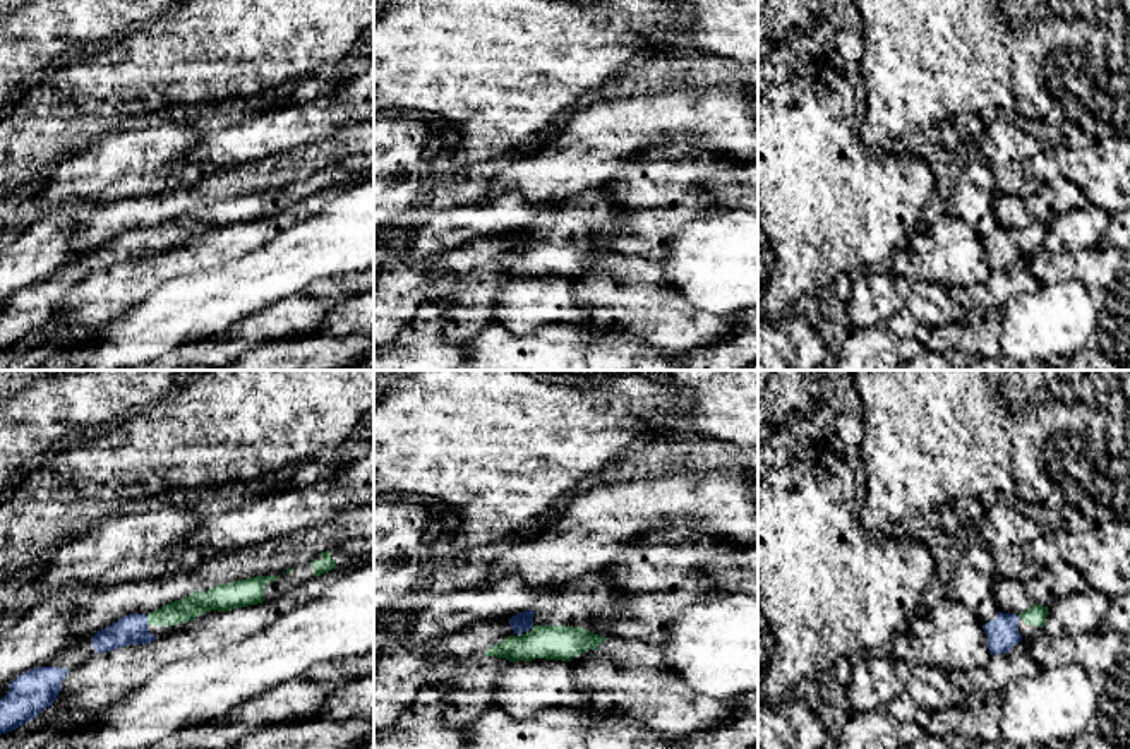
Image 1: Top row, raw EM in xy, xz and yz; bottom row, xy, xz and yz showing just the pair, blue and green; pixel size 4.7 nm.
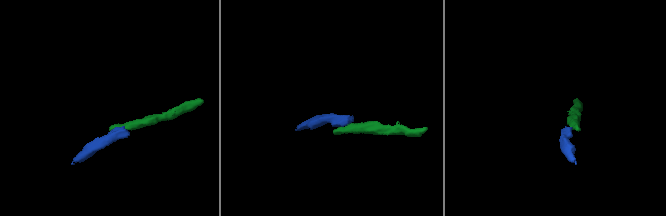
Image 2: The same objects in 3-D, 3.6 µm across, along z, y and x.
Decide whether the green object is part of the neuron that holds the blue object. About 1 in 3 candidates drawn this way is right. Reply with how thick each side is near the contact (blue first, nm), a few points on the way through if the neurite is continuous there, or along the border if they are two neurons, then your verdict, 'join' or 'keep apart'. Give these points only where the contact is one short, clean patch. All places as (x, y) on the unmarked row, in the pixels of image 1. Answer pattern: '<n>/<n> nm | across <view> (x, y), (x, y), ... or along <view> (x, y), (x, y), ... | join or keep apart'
140/110 nm | across xy (132, 245), (146, 235), (187, 225) | join

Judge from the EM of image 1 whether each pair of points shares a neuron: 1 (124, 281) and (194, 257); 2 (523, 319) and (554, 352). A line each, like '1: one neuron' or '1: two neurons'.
1: one neuron
2: two neurons

